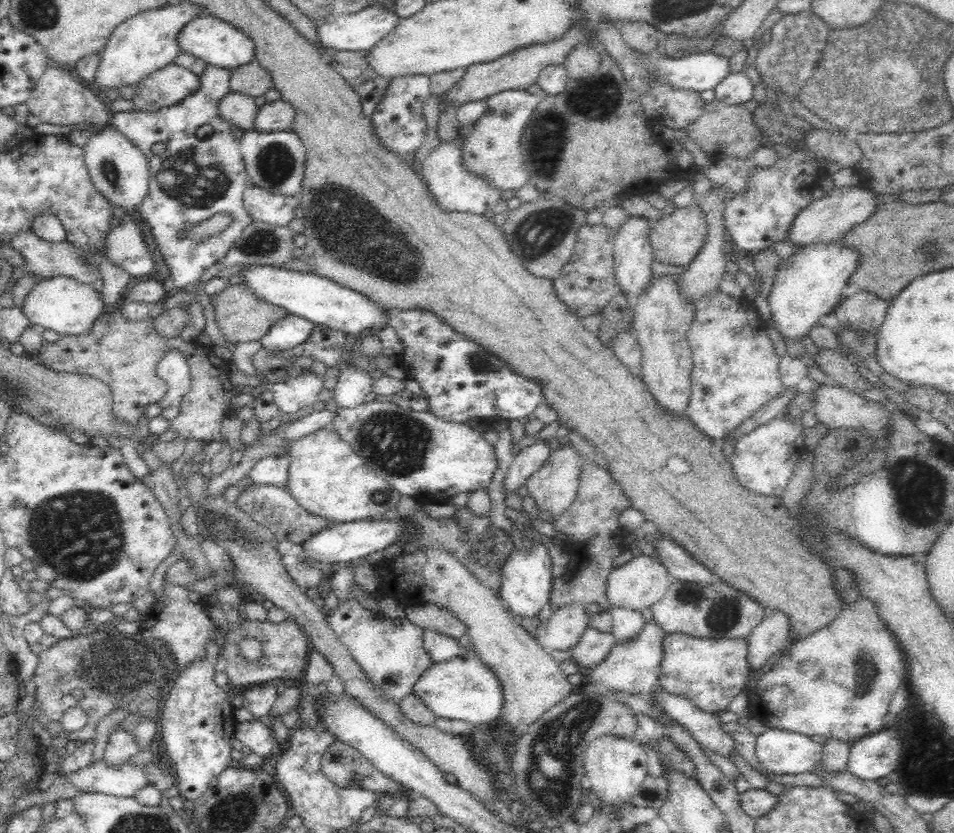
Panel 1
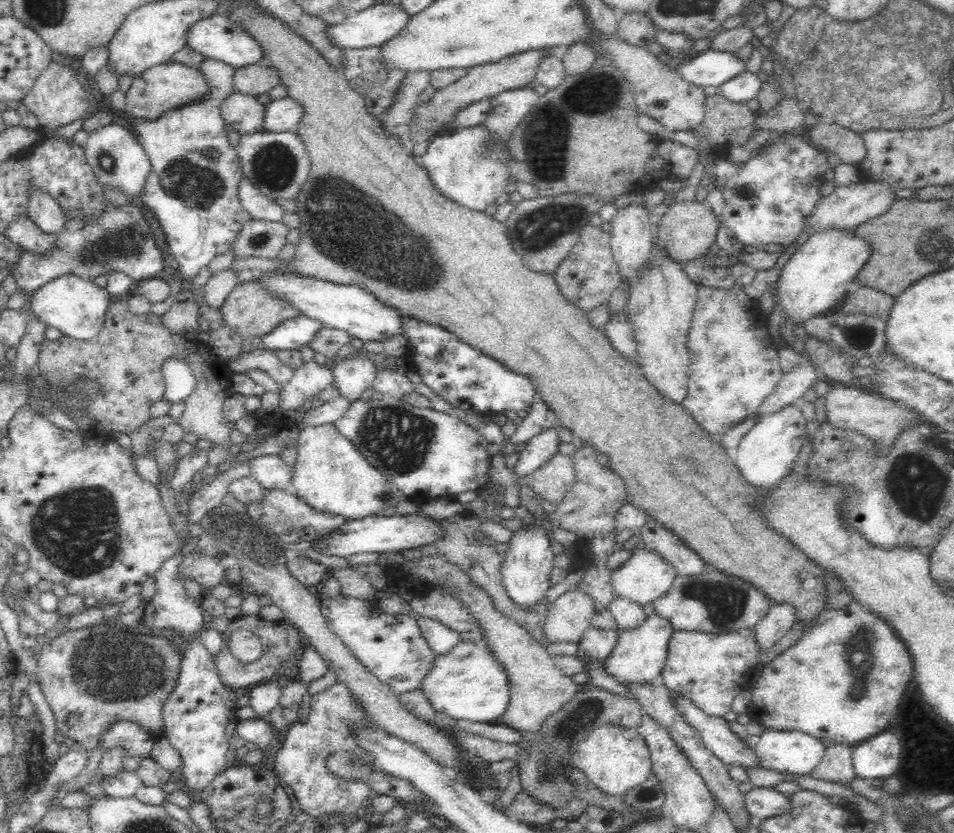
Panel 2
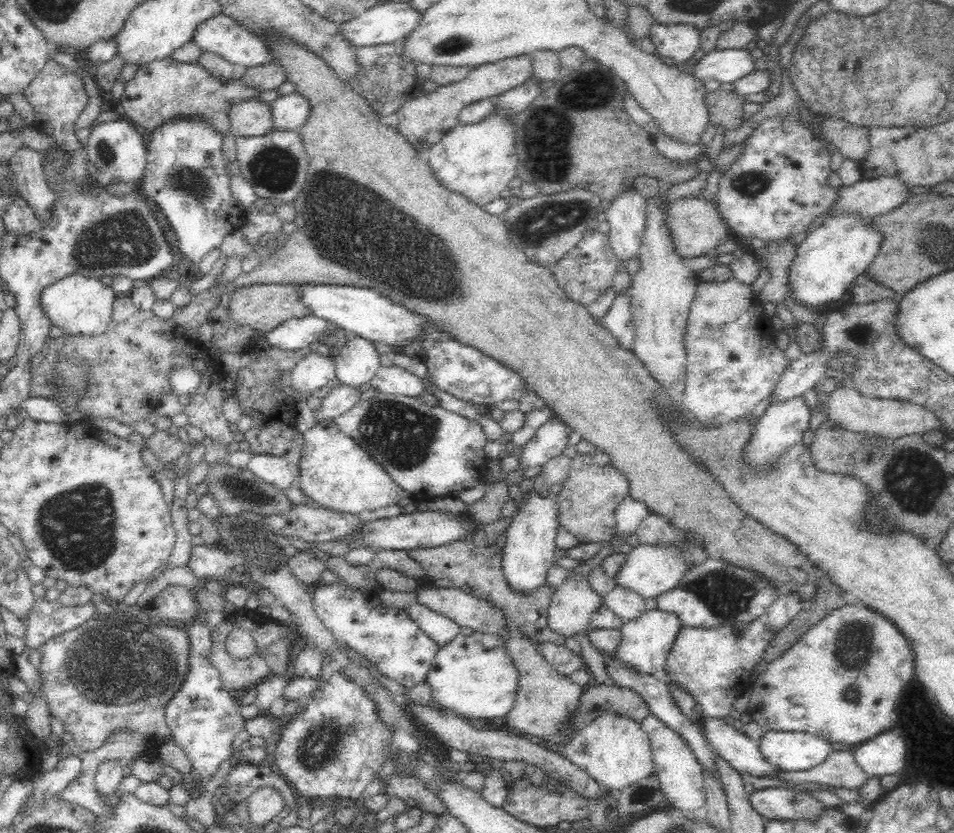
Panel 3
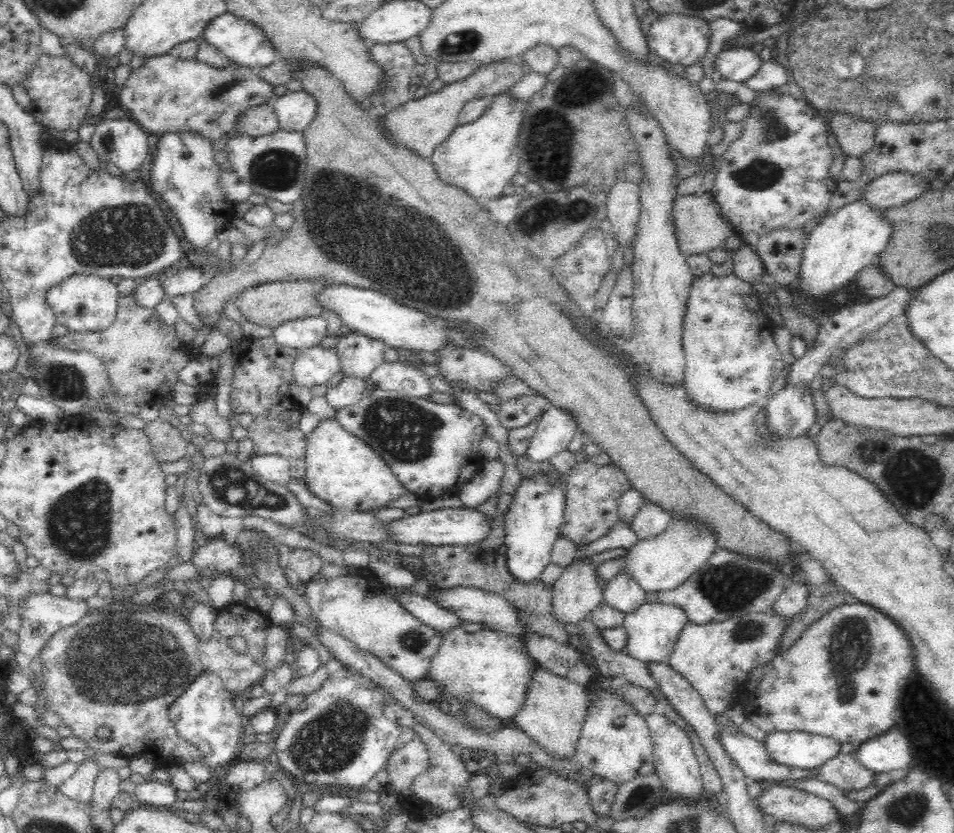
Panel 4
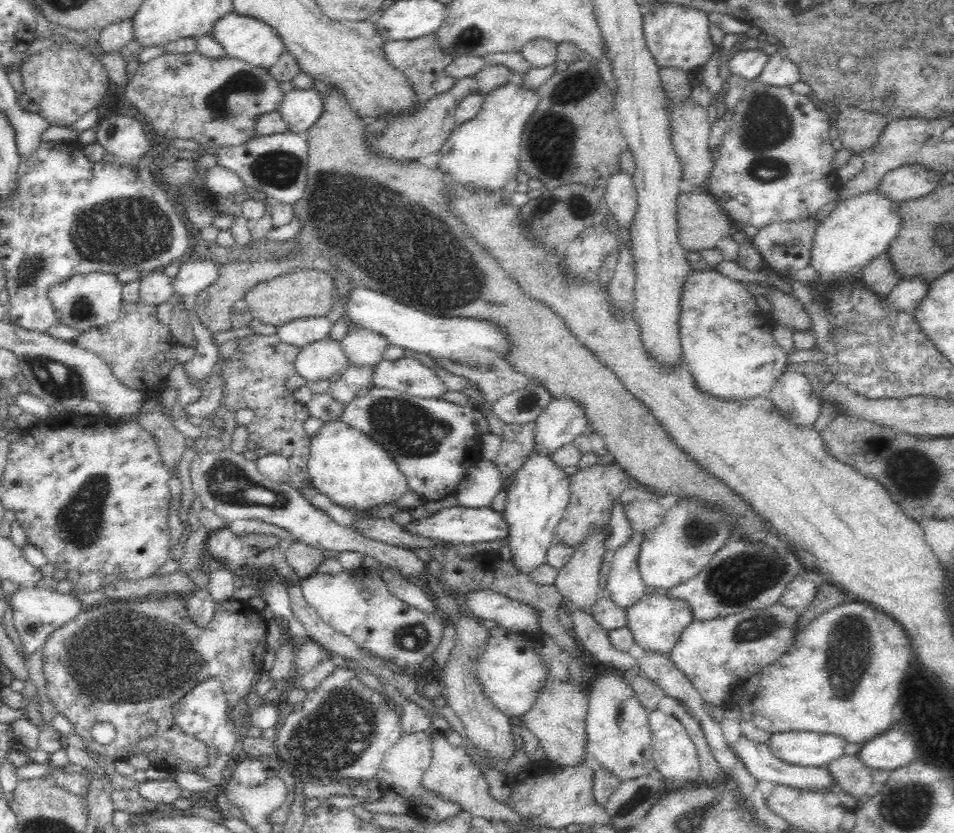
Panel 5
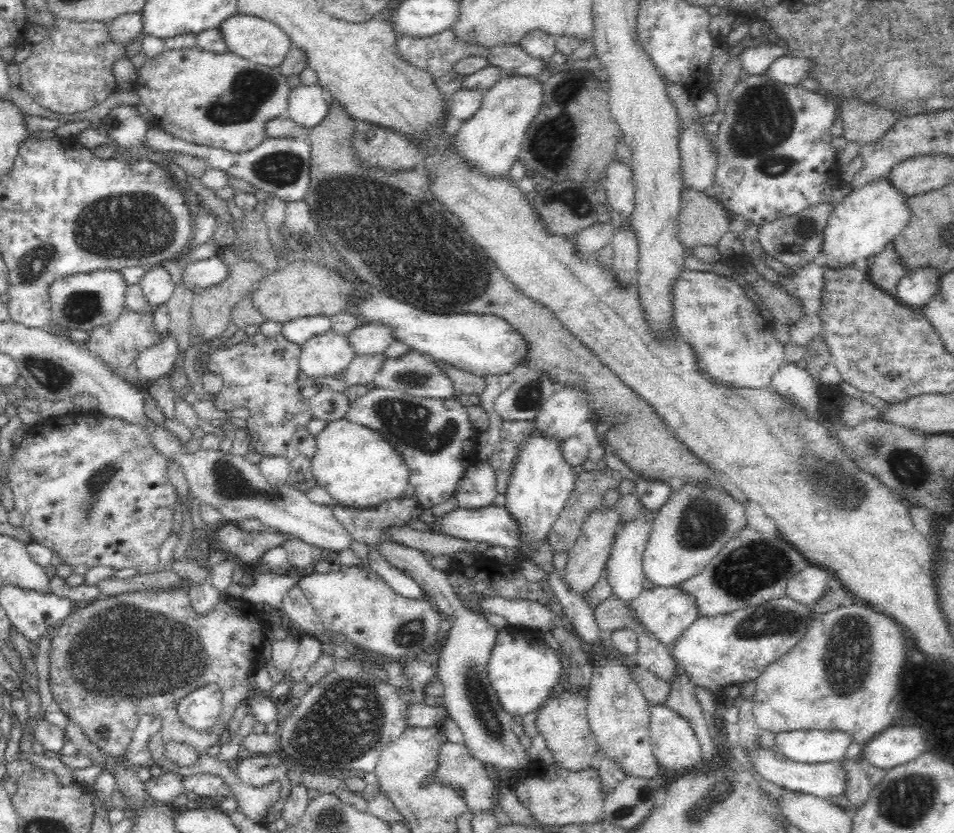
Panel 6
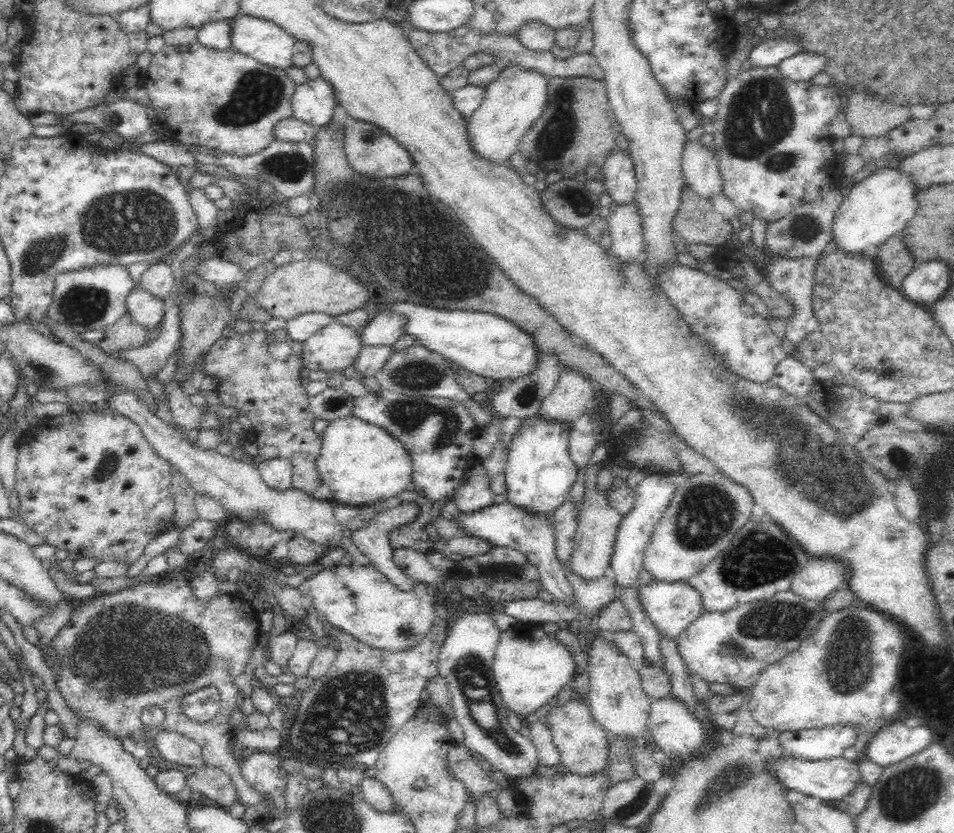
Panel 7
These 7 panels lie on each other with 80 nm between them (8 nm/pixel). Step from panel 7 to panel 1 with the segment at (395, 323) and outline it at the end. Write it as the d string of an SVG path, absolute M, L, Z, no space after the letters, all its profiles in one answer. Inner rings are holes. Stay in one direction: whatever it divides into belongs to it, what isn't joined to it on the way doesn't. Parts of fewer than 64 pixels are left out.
M355 366L341 370L333 392L338 409L358 408L365 404L366 396L371 393L372 384L372 377L364 370Z

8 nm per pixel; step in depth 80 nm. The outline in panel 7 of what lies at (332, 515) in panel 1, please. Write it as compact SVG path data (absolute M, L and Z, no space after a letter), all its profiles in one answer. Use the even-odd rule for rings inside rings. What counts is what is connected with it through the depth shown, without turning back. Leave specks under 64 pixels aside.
M354 416L330 421L321 436L321 450L315 463L318 478L335 504L358 506L389 499L406 490L413 469L405 447L382 428Z

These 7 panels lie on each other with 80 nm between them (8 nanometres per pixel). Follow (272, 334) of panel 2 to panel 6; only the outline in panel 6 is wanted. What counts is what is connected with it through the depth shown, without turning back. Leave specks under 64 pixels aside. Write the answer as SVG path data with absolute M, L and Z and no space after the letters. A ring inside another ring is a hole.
M301 316L282 323L281 333L287 341L301 346L330 329L329 316Z

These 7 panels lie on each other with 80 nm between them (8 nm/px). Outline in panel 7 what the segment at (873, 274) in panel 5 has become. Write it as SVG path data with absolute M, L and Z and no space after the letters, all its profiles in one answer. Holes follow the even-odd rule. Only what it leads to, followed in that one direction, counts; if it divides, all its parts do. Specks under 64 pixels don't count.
M902 232L890 237L879 247L875 262L878 277L886 285L895 289L901 286L904 276L913 269L916 263L908 247L902 241Z

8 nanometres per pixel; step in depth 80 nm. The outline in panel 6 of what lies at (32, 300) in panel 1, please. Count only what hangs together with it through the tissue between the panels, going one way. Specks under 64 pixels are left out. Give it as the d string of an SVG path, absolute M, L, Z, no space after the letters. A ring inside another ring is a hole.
M95 270L55 280L49 288L52 321L61 327L95 332L114 322L125 306L126 282L120 271Z

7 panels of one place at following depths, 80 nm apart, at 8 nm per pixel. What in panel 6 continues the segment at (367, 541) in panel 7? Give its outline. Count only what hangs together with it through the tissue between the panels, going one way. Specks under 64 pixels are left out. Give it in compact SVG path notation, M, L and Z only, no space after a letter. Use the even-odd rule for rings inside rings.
M368 545L368 548L369 560L366 564L377 572L386 581L386 584L394 589L394 592L398 592L398 595L407 599L426 599L422 587L392 563L386 561L384 556L376 551L376 545Z

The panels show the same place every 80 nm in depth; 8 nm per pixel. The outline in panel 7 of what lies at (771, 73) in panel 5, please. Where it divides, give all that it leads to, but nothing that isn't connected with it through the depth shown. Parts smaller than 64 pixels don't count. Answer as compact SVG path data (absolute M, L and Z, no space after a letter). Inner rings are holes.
M798 53L778 62L778 75L791 81L809 81L826 66L826 57L814 53Z

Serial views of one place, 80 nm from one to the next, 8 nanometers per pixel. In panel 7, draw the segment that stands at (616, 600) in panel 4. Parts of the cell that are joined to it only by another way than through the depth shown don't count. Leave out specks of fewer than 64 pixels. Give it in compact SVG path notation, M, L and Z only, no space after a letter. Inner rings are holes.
M650 473L633 488L634 506L628 516L624 516L621 520L610 560L610 567L614 571L614 586L617 590L640 586L637 579L643 568L646 545L676 489L668 478L670 474Z

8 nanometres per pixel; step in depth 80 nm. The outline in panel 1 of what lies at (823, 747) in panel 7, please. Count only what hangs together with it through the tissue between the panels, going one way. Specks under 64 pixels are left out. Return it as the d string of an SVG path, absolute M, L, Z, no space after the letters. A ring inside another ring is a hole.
M768 727L757 735L755 751L764 770L774 774L808 772L822 759L822 745L809 736Z

